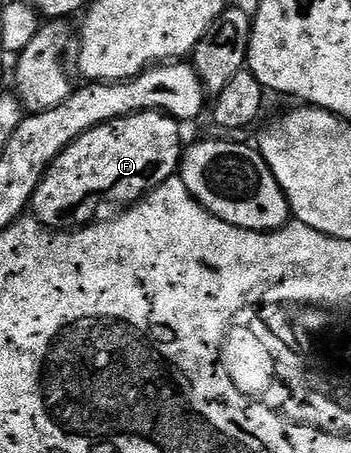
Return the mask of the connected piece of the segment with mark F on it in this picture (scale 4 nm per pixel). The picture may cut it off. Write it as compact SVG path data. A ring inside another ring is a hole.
M138 111L135 115L114 119L112 123L102 123L100 127L94 127L92 131L77 137L52 161L31 195L29 207L34 218L56 231L74 231L88 226L98 216L95 214L102 203L138 203L144 195L148 195L155 187L160 187L178 172L185 150L179 127L180 120L172 115L164 115L161 111Z

